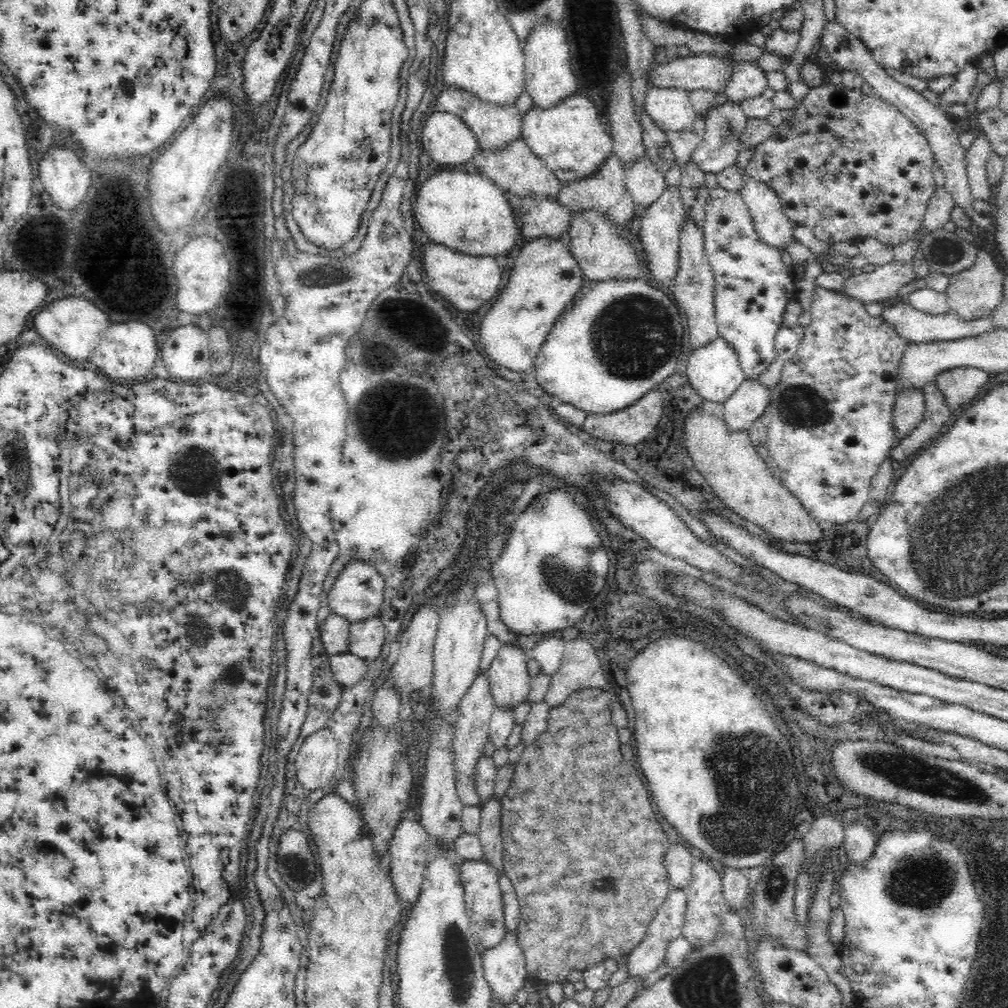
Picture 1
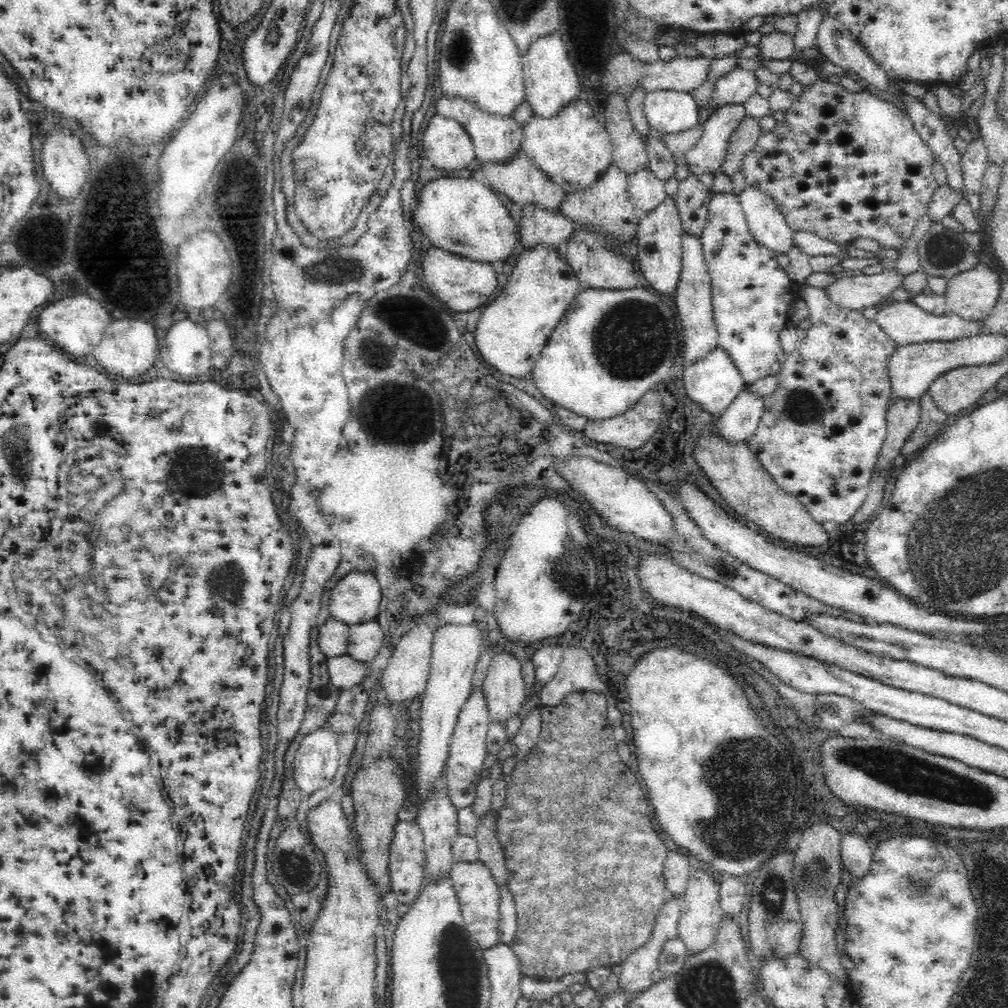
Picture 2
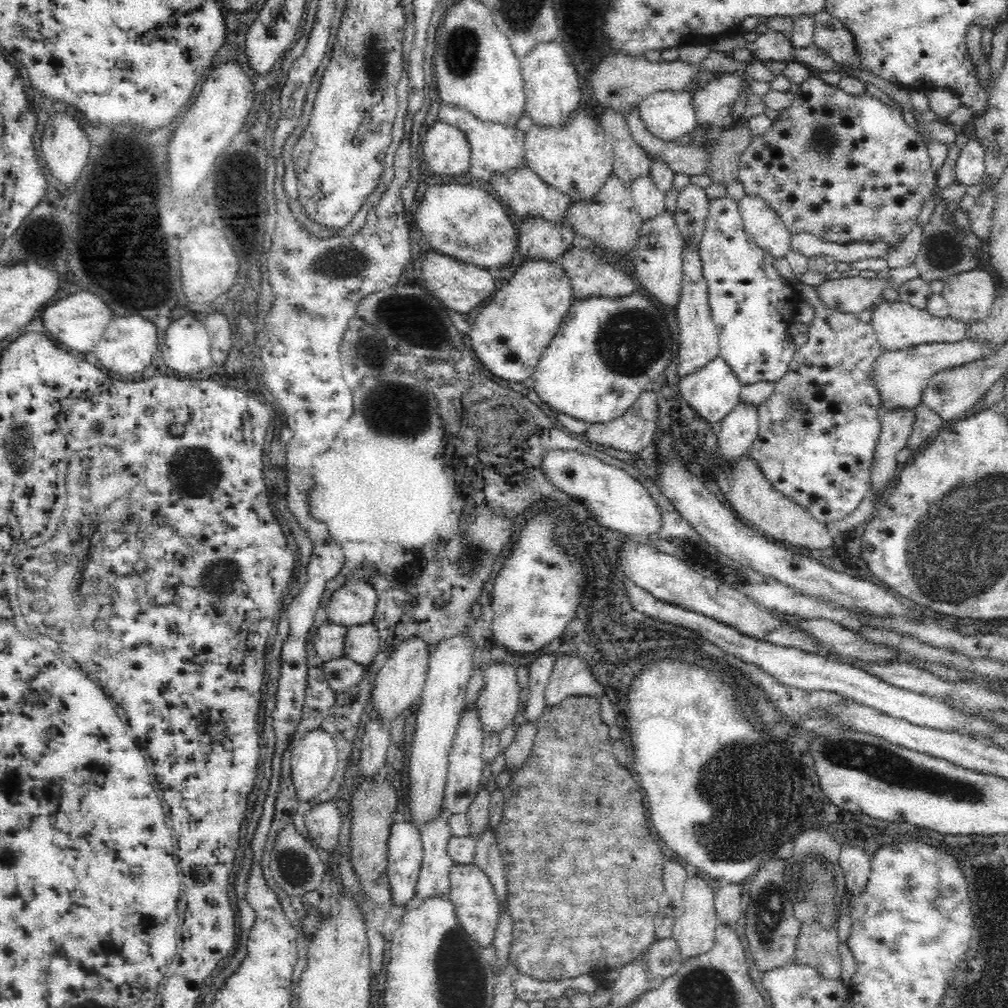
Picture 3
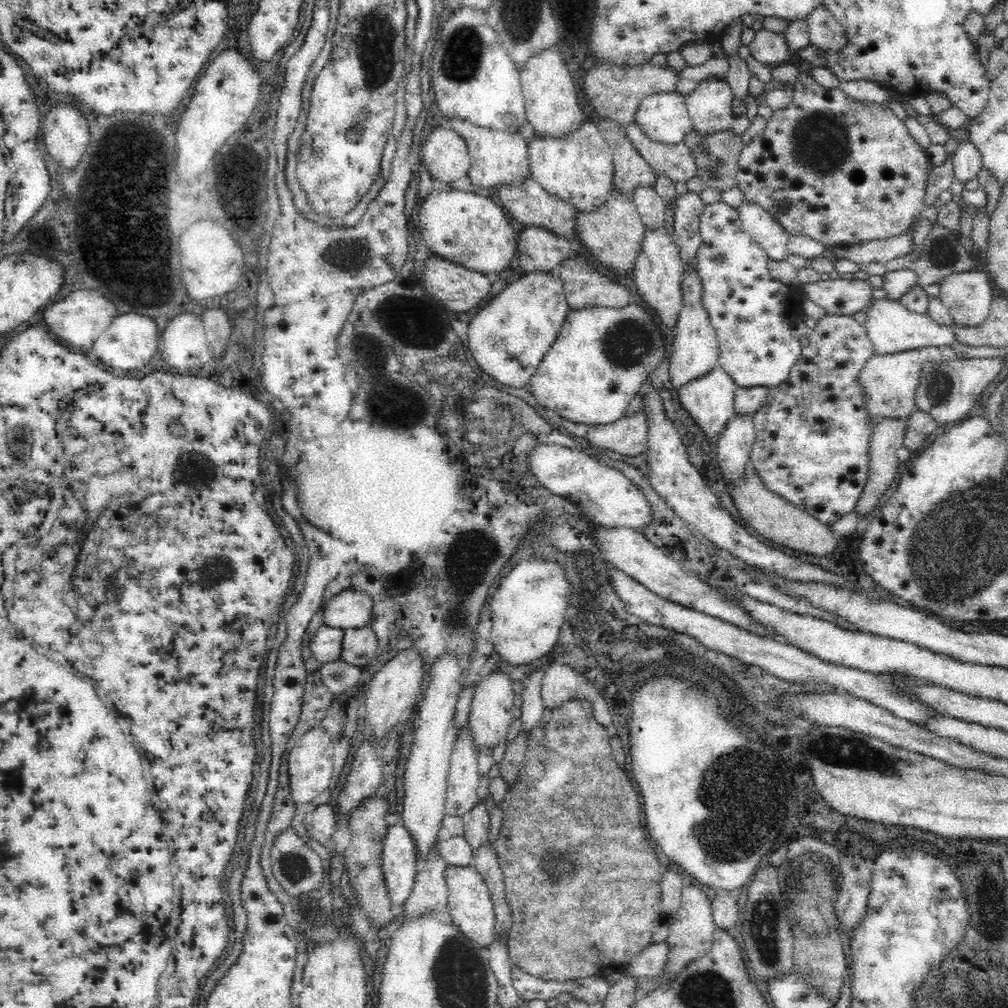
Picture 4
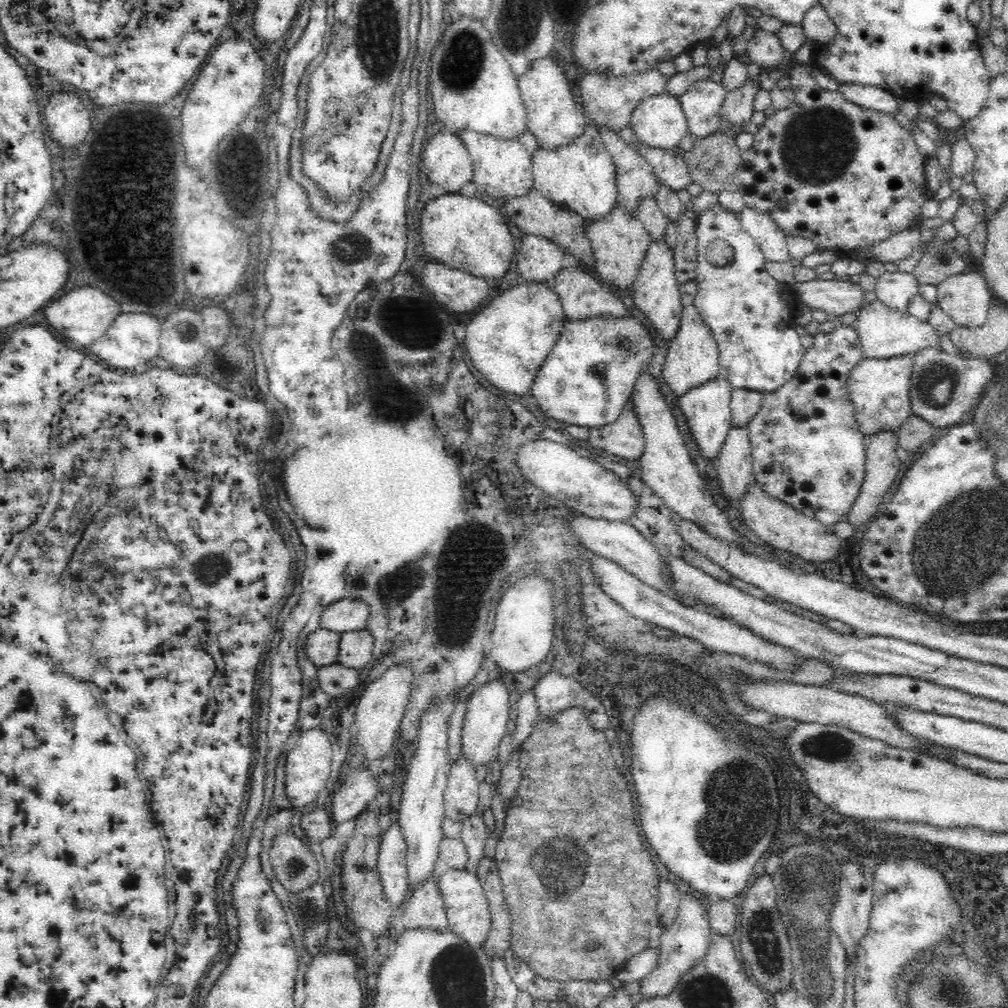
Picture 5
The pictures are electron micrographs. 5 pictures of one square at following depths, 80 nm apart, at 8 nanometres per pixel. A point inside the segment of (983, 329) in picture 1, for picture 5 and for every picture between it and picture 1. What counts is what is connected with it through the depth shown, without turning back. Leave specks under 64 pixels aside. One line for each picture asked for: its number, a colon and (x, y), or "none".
2: (904, 323)
3: (898, 325)
4: (892, 328)
5: (883, 333)

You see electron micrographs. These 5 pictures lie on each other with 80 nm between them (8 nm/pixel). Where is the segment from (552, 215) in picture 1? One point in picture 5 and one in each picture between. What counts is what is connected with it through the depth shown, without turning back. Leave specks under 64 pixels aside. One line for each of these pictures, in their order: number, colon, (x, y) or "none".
2: (537, 226)
3: (538, 238)
4: (538, 249)
5: (538, 258)

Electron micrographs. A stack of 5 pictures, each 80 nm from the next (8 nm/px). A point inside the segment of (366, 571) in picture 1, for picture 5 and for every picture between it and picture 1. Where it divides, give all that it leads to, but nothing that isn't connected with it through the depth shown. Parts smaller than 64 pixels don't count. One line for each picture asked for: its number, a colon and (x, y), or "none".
2: (355, 599)
3: (354, 603)
4: (350, 609)
5: (347, 614)

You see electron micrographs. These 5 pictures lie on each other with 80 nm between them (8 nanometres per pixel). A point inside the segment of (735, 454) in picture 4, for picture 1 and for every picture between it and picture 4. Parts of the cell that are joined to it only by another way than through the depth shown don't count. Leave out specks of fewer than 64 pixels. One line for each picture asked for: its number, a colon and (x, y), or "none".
1: (750, 400)
2: (739, 421)
3: (738, 429)

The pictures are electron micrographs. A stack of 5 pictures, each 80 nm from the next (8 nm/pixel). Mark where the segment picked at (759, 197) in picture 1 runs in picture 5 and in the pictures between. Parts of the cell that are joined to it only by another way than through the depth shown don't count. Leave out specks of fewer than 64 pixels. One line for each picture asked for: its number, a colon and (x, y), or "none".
2: (766, 222)
3: (766, 229)
4: (757, 223)
5: (772, 240)

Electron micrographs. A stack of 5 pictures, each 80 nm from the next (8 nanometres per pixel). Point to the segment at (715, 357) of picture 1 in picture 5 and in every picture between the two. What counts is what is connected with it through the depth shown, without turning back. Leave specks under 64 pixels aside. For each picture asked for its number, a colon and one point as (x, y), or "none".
2: (715, 382)
3: (713, 391)
4: (710, 399)
5: (707, 410)

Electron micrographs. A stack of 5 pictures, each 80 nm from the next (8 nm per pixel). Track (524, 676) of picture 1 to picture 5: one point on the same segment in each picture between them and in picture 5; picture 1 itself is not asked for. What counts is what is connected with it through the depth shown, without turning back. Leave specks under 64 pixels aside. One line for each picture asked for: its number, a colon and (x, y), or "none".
2: (504, 689)
3: (498, 701)
4: (492, 710)
5: (488, 711)

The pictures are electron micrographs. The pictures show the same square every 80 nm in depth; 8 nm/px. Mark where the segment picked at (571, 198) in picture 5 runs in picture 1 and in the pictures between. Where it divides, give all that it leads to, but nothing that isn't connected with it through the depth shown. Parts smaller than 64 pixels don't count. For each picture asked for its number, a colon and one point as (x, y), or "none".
1: (570, 139)
2: (573, 148)
3: (576, 159)
4: (578, 168)

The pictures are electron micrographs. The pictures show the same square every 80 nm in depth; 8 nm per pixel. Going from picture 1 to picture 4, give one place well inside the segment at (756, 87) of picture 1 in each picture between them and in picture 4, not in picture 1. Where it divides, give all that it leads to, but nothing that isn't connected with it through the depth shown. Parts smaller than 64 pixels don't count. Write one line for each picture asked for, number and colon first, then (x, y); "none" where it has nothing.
2: (734, 87)
3: (711, 99)
4: (709, 104)

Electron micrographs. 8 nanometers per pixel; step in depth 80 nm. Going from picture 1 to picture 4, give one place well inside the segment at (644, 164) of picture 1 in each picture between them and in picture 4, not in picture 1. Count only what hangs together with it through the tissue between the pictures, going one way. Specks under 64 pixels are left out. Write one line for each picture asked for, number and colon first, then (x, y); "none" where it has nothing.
2: (646, 191)
3: (648, 199)
4: (650, 206)

